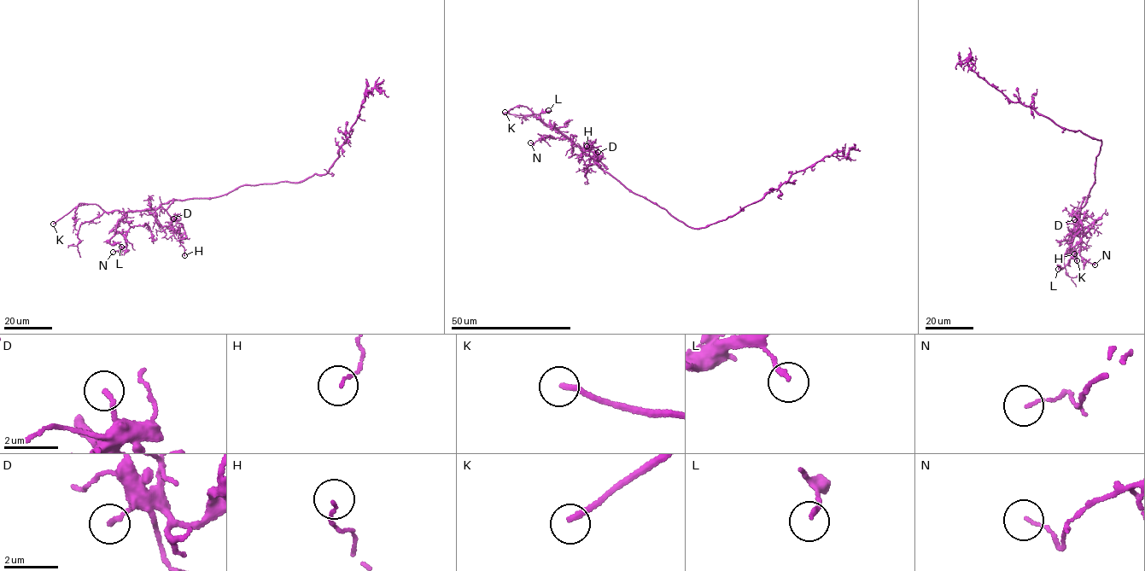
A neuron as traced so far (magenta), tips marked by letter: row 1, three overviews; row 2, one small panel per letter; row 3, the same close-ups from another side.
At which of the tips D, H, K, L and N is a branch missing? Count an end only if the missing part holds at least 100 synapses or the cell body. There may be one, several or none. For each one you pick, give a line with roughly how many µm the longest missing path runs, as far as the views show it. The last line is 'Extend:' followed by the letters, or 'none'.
K: about 50 µm are missing
Extend: K

